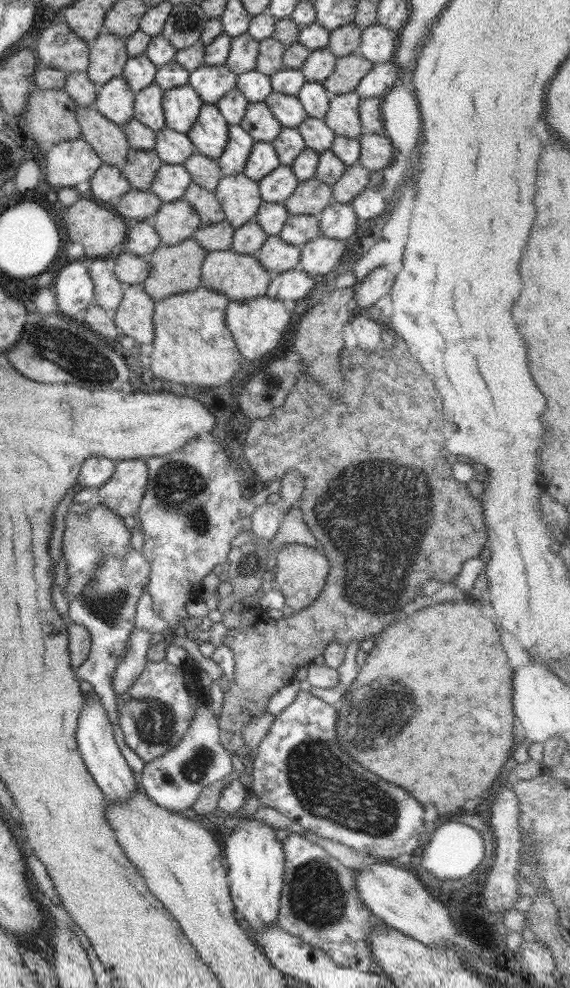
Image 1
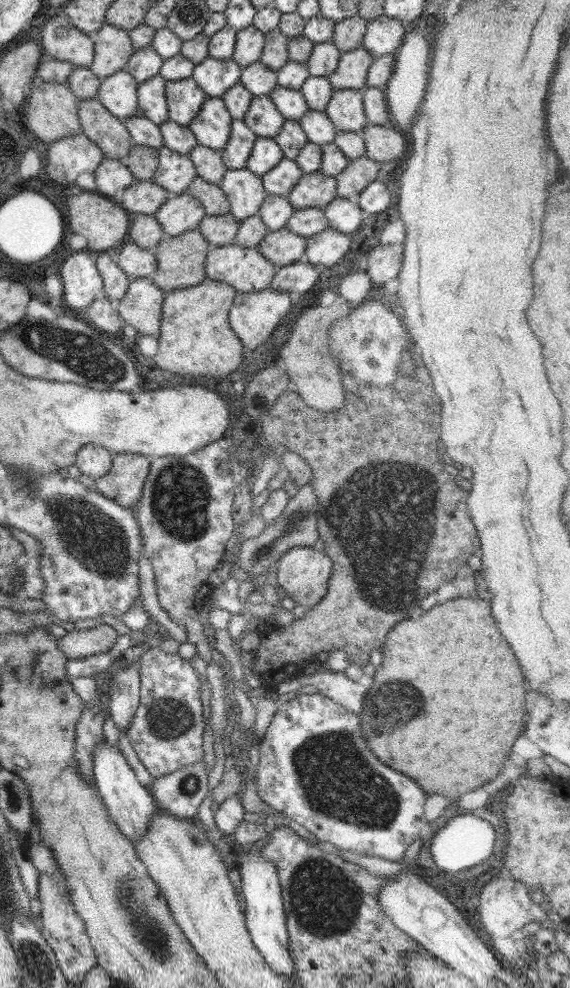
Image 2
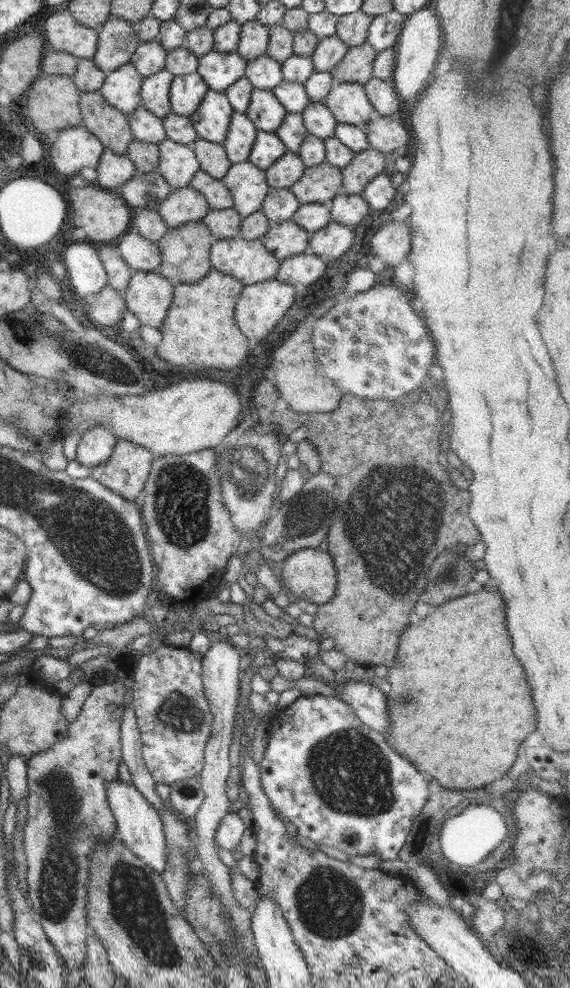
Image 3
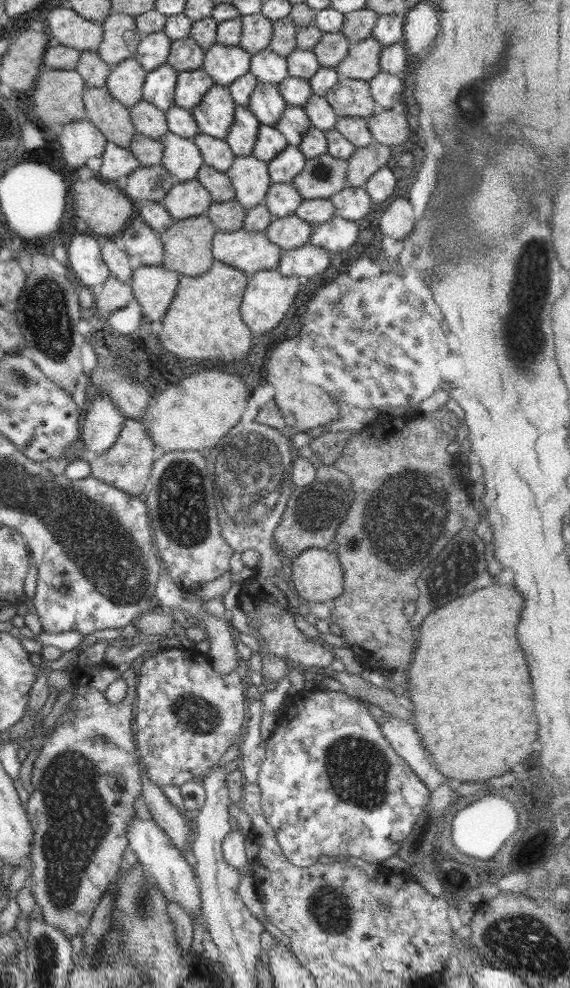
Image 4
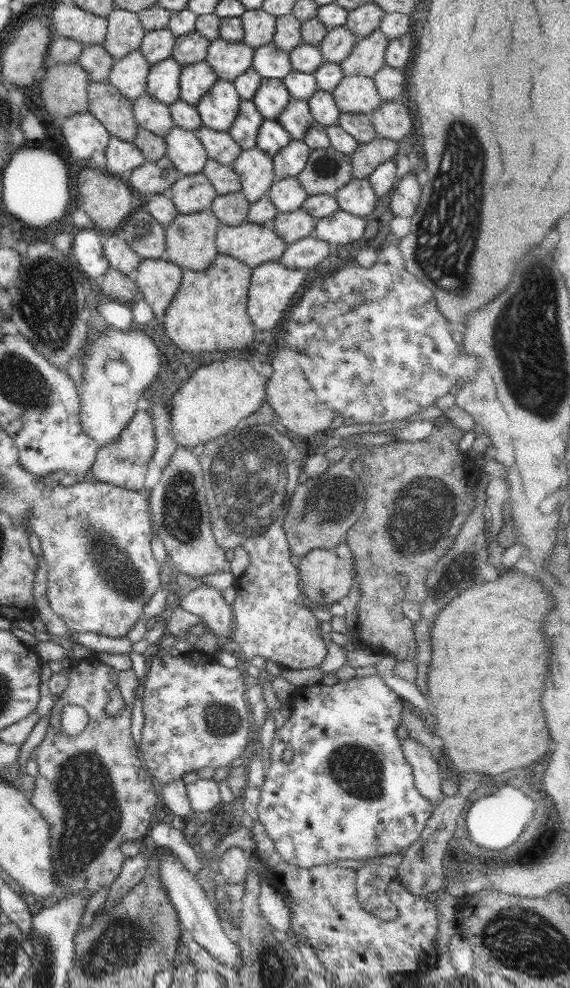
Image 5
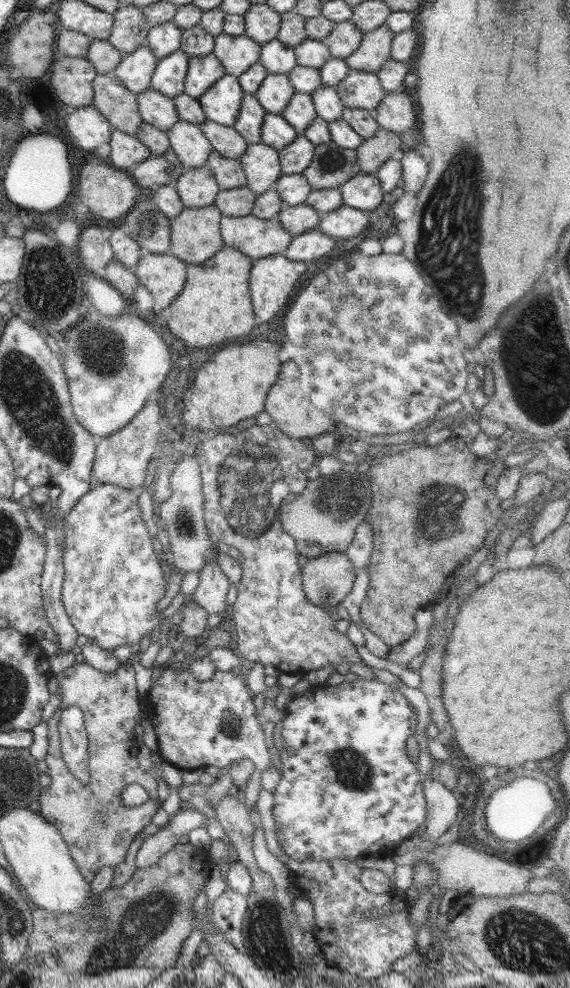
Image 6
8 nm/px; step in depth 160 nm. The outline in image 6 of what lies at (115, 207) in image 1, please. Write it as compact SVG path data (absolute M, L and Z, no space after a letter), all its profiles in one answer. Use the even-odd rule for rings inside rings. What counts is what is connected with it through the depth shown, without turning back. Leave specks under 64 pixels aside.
M172 148L162 155L149 157L129 170L134 182L144 188L150 188L152 184L175 184L185 172L186 168L180 163Z

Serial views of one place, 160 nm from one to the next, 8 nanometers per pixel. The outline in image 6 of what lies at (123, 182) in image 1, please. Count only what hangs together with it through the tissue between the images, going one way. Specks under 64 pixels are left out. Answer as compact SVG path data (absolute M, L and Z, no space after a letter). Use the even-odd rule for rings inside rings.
M115 129L112 130L109 144L112 147L110 162L116 169L129 171L152 156L149 149L136 136Z

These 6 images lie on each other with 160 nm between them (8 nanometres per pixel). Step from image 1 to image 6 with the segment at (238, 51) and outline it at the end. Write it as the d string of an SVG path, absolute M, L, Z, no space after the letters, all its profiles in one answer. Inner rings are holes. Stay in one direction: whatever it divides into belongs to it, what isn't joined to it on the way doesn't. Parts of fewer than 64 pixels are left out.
M266 3L250 5L243 14L245 35L262 44L277 38L281 27L281 13L272 10Z

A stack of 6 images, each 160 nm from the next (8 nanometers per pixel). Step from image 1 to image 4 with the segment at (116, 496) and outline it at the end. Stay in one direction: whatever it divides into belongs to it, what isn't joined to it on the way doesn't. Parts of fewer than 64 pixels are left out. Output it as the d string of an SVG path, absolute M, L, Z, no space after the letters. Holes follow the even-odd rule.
M127 419L122 431L120 431L120 434L114 443L114 446L109 448L106 452L98 454L96 459L89 462L89 465L91 466L91 475L94 478L115 486L118 490L123 490L126 494L130 494L132 496L142 496L145 486L148 483L149 474L151 473L151 468L153 467L155 459L156 446L149 437L145 424L138 419Z

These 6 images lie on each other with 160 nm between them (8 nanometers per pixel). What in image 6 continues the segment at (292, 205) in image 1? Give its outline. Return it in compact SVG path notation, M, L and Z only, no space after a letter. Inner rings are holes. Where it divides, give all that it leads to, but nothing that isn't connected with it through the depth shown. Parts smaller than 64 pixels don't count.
M335 143L315 146L314 158L301 174L311 190L339 188L348 179L361 173L357 162L356 149L344 149Z

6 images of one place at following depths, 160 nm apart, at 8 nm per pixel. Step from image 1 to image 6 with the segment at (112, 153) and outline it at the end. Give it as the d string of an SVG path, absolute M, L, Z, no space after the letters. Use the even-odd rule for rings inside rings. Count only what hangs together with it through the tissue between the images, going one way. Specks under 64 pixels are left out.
M114 74L97 75L93 80L93 105L106 117L113 129L137 135L143 123L137 105L137 93L128 90Z

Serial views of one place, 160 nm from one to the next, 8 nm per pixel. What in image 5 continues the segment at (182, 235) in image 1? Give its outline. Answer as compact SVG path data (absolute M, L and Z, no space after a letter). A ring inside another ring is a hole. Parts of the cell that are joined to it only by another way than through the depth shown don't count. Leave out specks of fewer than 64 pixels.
M202 173L185 175L168 189L167 193L181 214L200 213L211 208L217 197L215 188Z

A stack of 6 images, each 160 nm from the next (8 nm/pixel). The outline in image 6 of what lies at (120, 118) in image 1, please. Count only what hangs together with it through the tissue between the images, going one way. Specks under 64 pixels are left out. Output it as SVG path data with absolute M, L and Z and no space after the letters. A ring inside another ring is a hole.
M146 44L130 53L124 54L114 75L128 90L141 93L151 85L151 78L159 58L154 56Z

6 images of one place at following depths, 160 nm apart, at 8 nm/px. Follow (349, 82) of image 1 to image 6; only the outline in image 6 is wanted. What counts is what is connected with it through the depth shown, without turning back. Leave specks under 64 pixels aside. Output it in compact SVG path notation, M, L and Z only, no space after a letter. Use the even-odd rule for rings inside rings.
M384 23L370 32L363 33L360 46L345 58L351 69L377 73L391 58L393 32Z

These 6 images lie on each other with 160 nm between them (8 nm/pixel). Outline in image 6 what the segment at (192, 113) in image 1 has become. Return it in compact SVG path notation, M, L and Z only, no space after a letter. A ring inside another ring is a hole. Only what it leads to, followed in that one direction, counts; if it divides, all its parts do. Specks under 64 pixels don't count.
M213 52L206 56L190 56L183 93L199 99L224 75L224 67Z

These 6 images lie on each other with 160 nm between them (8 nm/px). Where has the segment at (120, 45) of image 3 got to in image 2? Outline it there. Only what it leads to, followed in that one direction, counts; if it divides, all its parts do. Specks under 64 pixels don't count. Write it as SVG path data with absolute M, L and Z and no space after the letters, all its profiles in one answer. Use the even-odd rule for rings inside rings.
M104 24L89 34L93 39L94 56L89 69L96 76L107 77L122 70L134 52L128 31Z

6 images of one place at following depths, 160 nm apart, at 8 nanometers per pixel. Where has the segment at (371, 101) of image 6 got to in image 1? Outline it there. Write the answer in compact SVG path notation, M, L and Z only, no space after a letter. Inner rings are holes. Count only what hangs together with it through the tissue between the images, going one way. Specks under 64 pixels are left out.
M355 91L330 97L324 121L335 136L358 140L364 134L358 114L360 101L361 98Z

